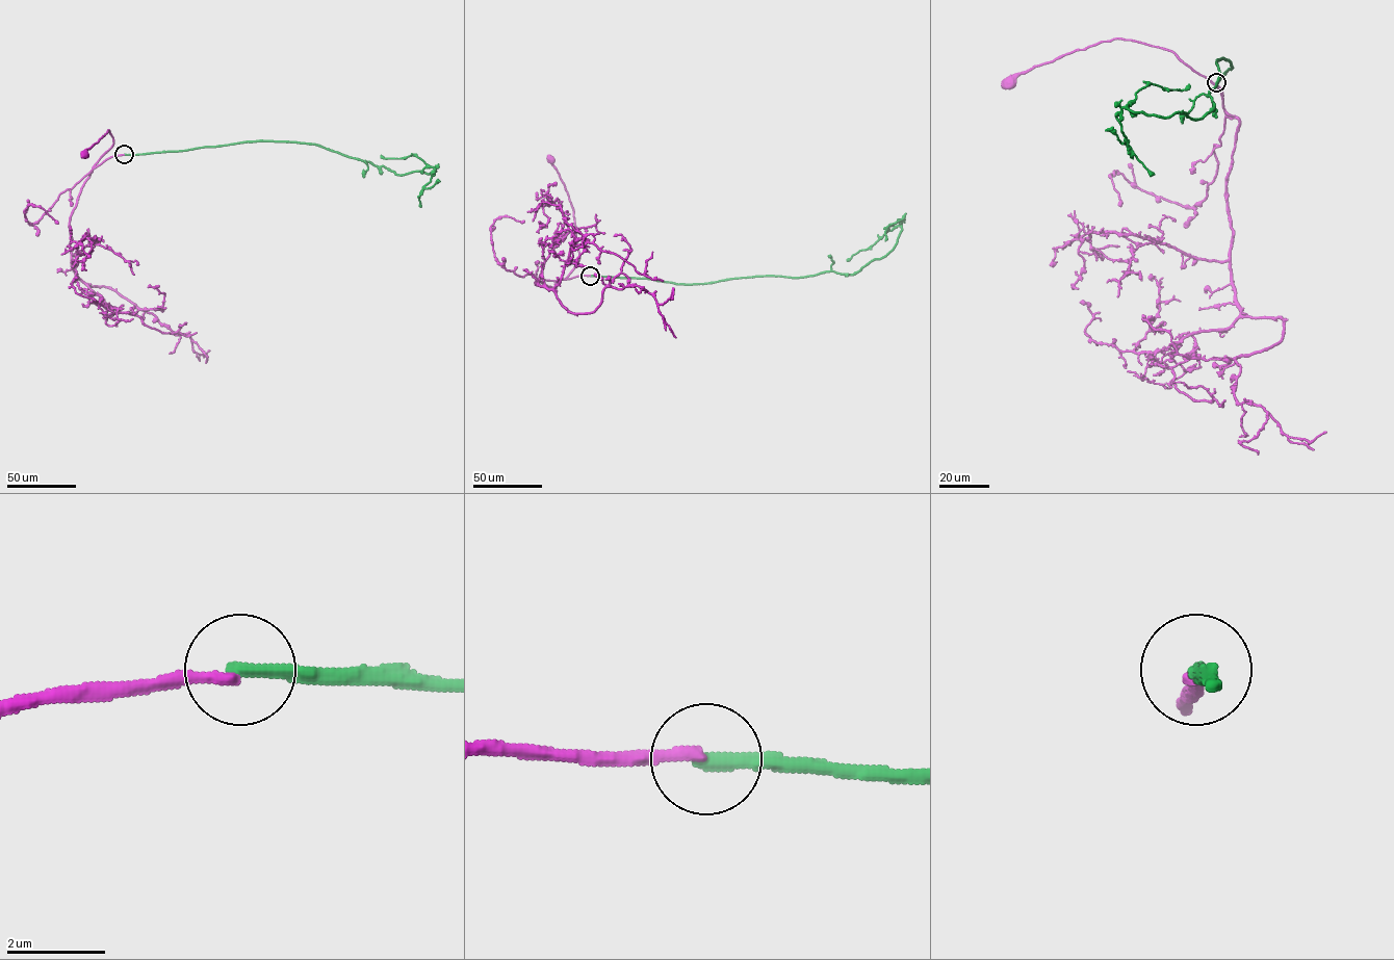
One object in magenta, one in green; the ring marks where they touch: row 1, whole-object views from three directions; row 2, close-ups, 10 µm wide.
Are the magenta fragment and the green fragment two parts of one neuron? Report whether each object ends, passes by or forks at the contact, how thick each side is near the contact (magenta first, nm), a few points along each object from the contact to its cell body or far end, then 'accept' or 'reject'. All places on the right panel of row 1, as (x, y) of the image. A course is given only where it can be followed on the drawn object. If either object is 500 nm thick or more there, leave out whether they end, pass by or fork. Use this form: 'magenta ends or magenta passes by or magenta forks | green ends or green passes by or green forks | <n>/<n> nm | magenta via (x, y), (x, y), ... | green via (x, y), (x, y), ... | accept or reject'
magenta ends | green ends | 240/320 nm | magenta via (1216, 83), (1223, 107), (1221, 91), (1170, 51), (1118, 39), (1035, 66), (1022, 72), (1012, 84), (1009, 82) | green via (1216, 83), (1231, 69), (1224, 58), (1208, 94), (1214, 106), (1199, 119), (1128, 107), (1151, 83), (1189, 84) | reject

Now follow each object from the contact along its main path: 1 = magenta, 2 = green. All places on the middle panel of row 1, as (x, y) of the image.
1: (590, 276), (559, 279), (564, 279), (572, 270), (579, 253), (573, 209), (550, 159)
2: (590, 276), (695, 284), (829, 270), (852, 275), (885, 256), (901, 227), (847, 260)

